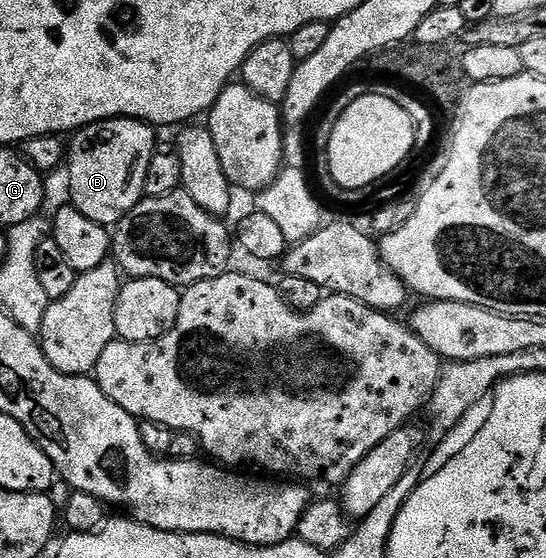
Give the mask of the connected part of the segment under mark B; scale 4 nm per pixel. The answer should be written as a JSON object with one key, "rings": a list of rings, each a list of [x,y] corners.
{"rings":[[[131,117],[99,121],[78,130],[67,149],[70,204],[87,219],[116,226],[144,196],[148,164],[158,144],[155,133],[154,126]]]}

